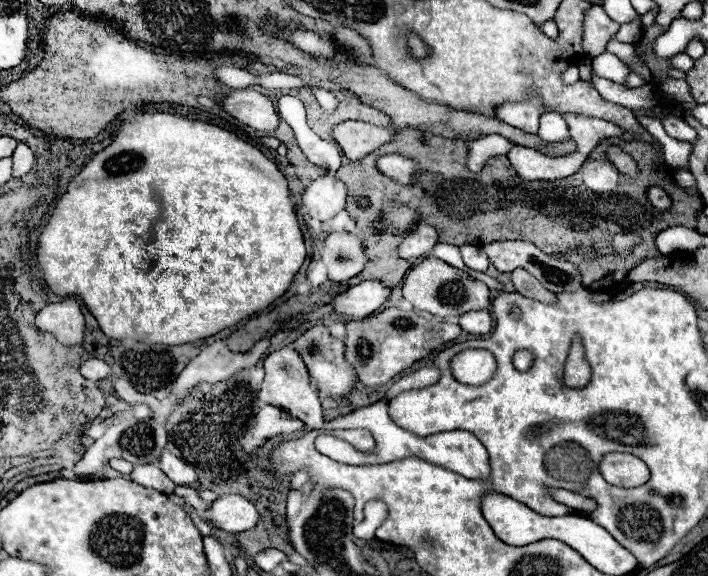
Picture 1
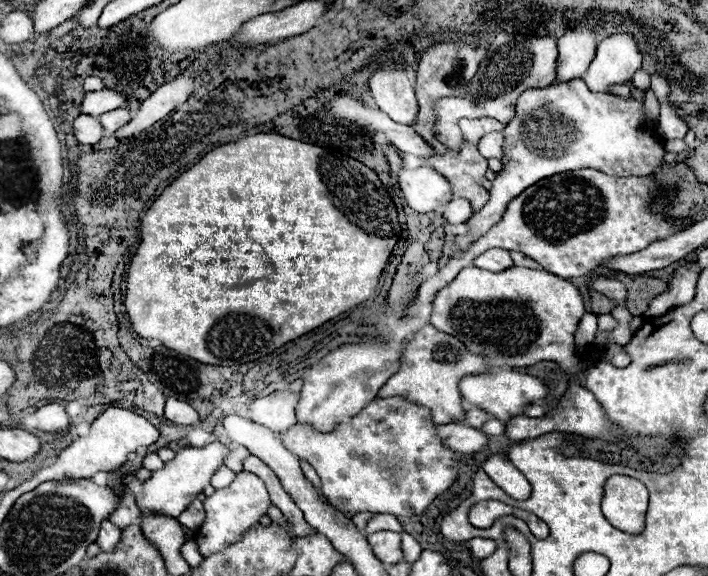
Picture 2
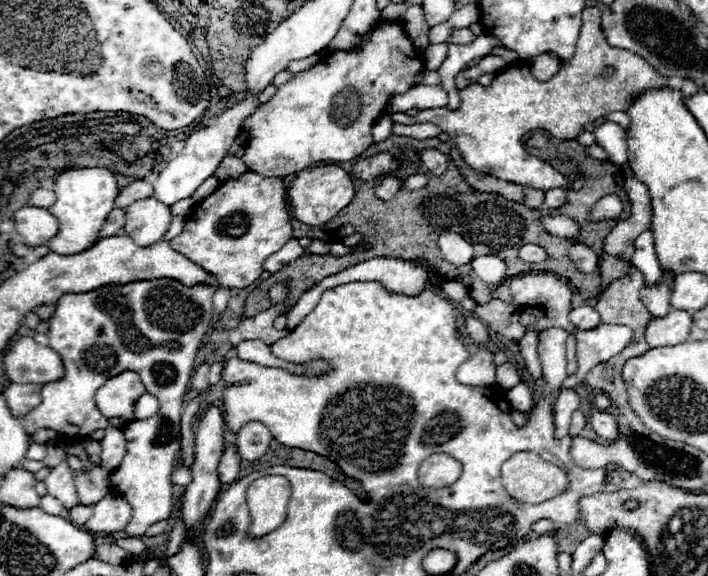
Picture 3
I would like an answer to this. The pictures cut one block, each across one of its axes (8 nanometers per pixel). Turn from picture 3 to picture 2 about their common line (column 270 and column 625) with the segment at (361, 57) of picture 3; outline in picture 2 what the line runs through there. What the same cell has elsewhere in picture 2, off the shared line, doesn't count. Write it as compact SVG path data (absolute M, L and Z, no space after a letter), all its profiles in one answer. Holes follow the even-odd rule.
M576 78L576 80L568 80L568 82L552 82L550 86L544 86L544 88L532 88L528 92L524 92L518 102L516 102L516 118L504 128L504 158L502 158L502 164L504 164L504 170L498 172L496 180L492 182L492 190L490 190L490 200L484 204L482 210L478 210L476 214L472 214L472 220L468 220L468 230L460 236L456 236L456 244L458 244L458 250L464 248L466 244L472 244L474 240L478 240L482 234L488 232L488 228L492 228L504 214L508 202L512 198L516 198L524 188L536 184L538 180L542 178L548 178L552 174L560 174L560 172L568 172L568 170L582 170L582 168L594 168L594 170L600 170L600 172L606 172L610 176L648 176L652 174L662 162L664 162L664 154L666 154L666 148L664 148L664 142L656 136L654 130L650 128L642 128L646 122L644 122L644 102L642 100L636 100L636 98L622 98L622 96L616 96L616 94L608 94L608 92L592 92L586 84L584 84L584 78Z

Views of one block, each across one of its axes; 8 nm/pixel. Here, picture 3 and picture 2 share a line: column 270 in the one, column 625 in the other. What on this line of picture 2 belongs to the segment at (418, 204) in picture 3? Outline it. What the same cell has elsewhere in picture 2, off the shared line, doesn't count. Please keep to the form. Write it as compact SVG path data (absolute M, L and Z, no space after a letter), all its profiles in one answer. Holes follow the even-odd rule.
M619 273L616 275L618 280L622 280L628 288L628 300L626 300L626 308L630 310L632 316L642 316L648 308L648 300L652 300L654 296L666 292L668 284L660 278L648 278L648 276L626 276Z

